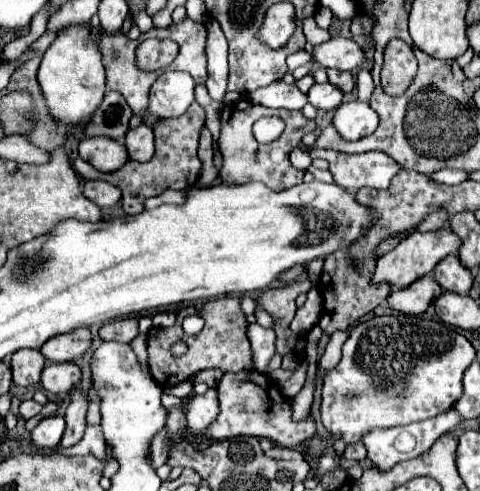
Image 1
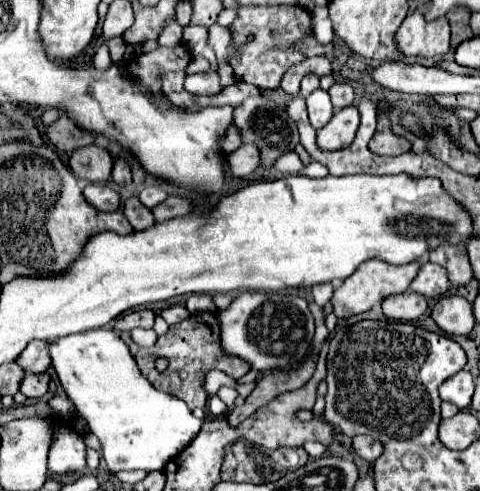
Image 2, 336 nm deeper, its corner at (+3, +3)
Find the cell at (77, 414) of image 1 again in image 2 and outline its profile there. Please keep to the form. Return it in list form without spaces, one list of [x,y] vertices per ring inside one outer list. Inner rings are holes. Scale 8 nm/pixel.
[[[56,429],[48,453],[48,471],[54,475],[68,475],[86,469],[86,445],[72,429]]]

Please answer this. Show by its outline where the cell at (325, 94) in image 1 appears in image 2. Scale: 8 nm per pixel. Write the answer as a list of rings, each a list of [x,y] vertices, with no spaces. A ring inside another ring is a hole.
[[[316,89],[308,99],[306,99],[306,105],[308,105],[308,115],[310,115],[310,123],[314,129],[320,129],[324,127],[332,115],[334,115],[334,107],[330,103],[330,95],[322,89]]]

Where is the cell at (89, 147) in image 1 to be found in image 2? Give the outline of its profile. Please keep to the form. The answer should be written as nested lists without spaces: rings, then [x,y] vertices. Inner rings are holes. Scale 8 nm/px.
[[[88,145],[88,147],[76,149],[70,155],[68,165],[78,179],[84,179],[90,183],[104,183],[110,179],[110,171],[112,171],[114,163],[106,149]]]

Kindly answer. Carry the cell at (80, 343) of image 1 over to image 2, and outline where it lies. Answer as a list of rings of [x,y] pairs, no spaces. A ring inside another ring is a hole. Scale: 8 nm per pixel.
[[[30,341],[18,355],[16,363],[28,373],[44,373],[50,369],[50,353],[46,341]]]

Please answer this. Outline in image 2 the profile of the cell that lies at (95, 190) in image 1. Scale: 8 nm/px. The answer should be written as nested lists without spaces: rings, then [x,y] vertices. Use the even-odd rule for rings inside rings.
[[[90,183],[84,187],[84,199],[100,211],[116,211],[120,207],[120,197],[114,189],[104,183]]]

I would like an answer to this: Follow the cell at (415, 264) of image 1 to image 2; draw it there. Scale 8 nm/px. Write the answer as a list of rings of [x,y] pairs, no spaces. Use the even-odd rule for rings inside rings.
[[[370,259],[366,263],[362,263],[336,291],[334,291],[334,297],[332,297],[332,307],[334,307],[334,313],[336,317],[340,319],[346,319],[346,317],[352,317],[352,315],[358,315],[358,313],[364,313],[368,309],[372,309],[372,305],[380,303],[382,299],[386,299],[388,295],[392,293],[404,293],[408,289],[408,285],[412,283],[412,279],[416,277],[418,273],[418,263],[408,263],[408,265],[390,265],[390,263],[384,263],[380,259]]]

